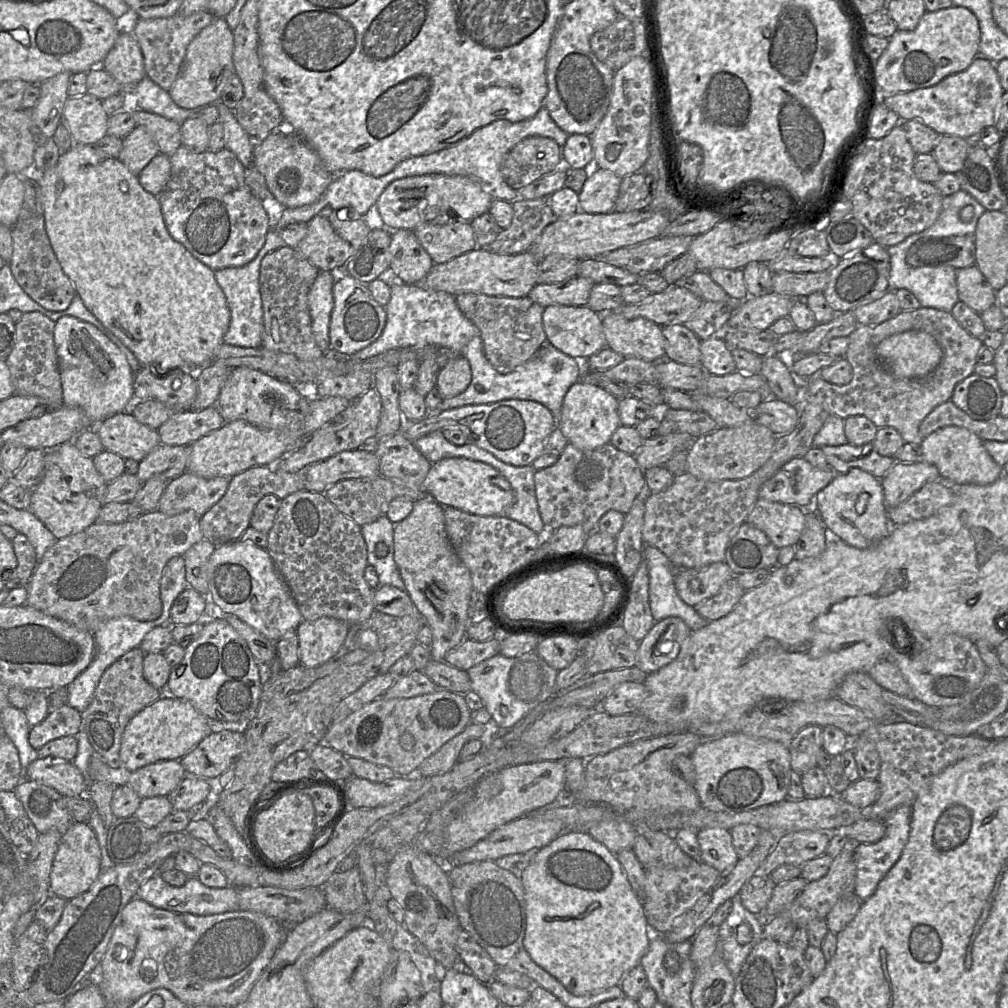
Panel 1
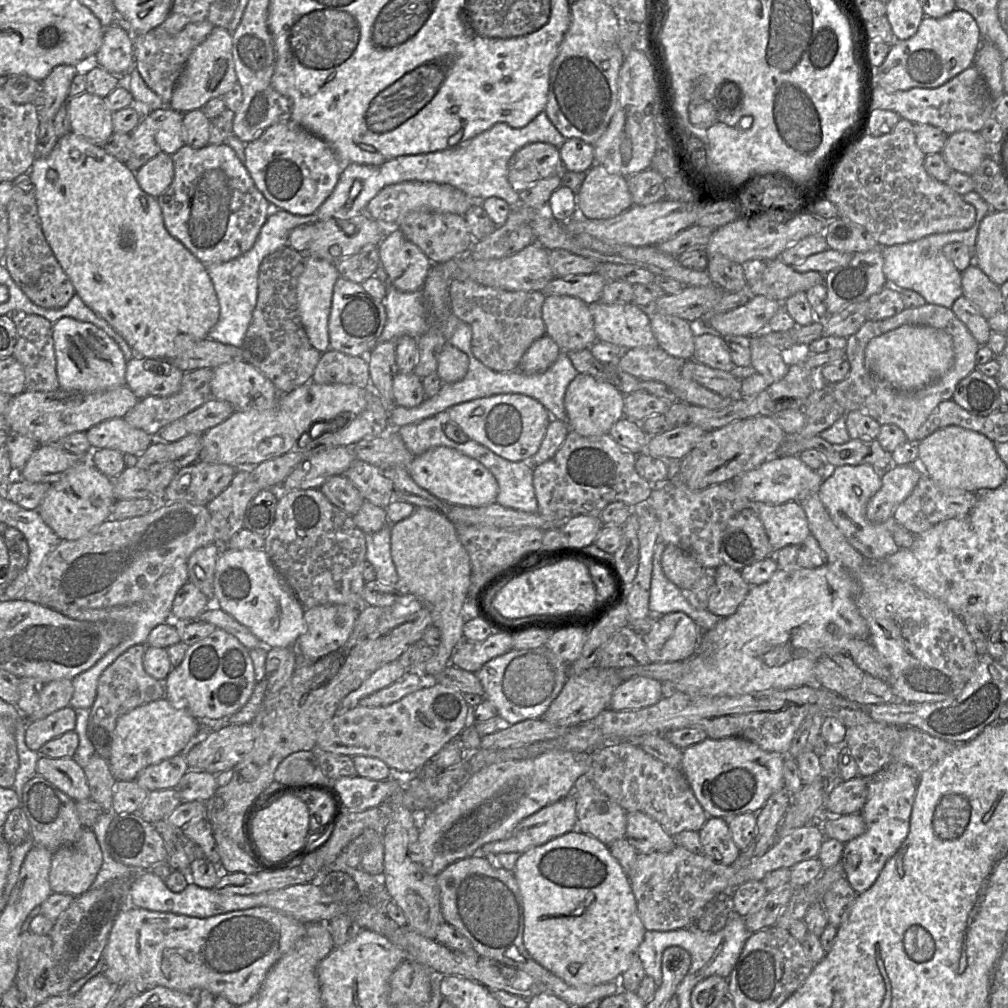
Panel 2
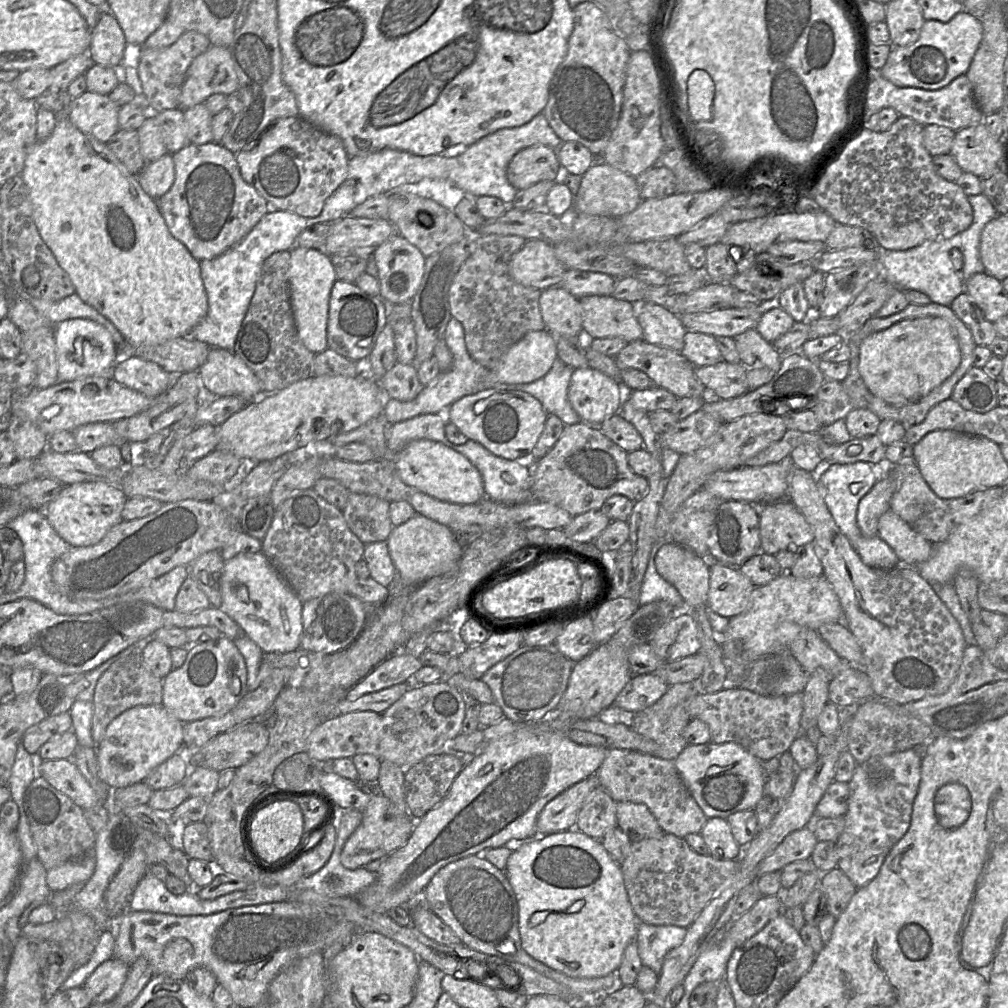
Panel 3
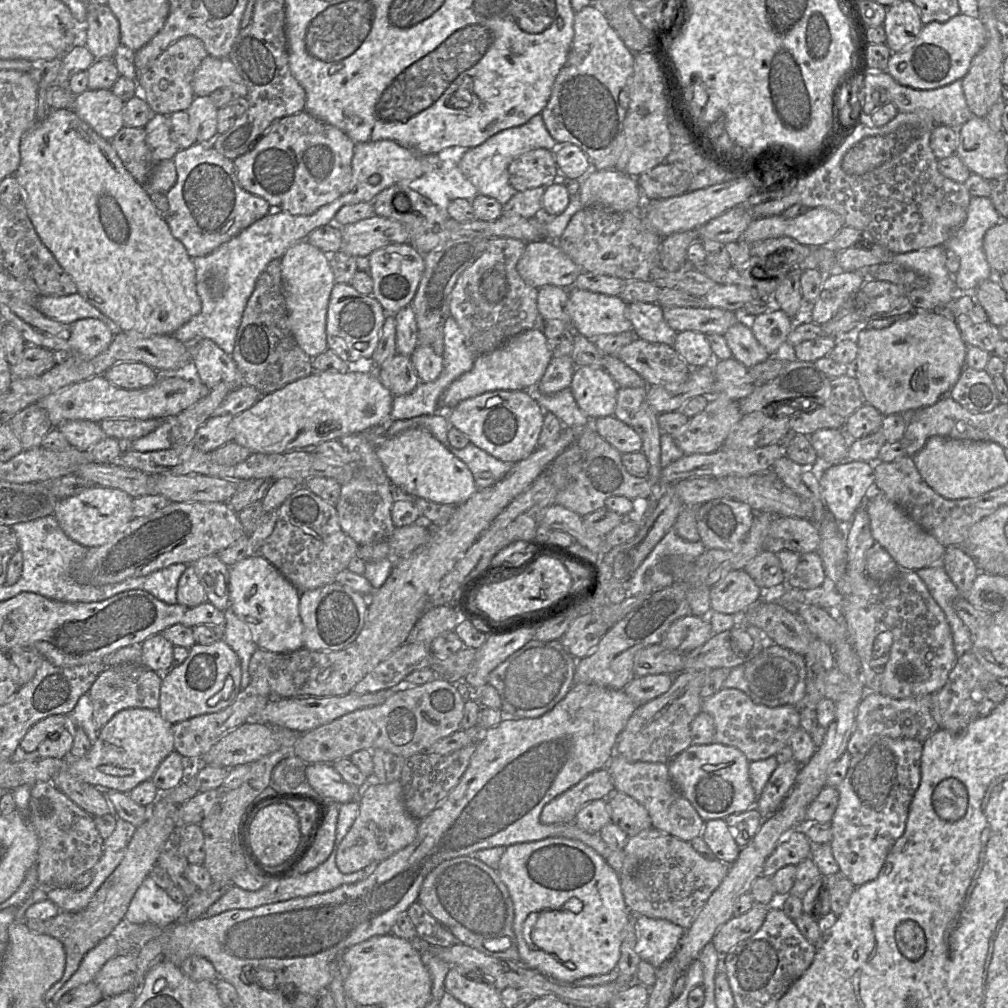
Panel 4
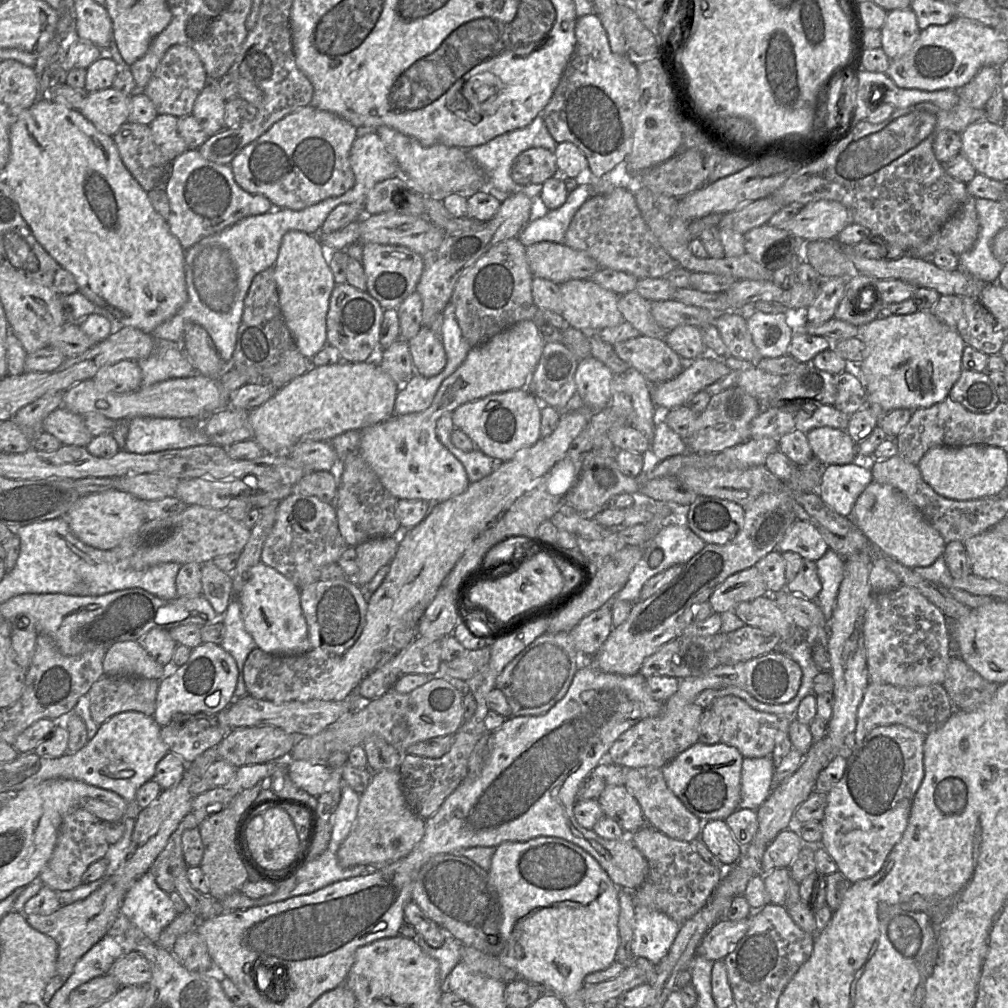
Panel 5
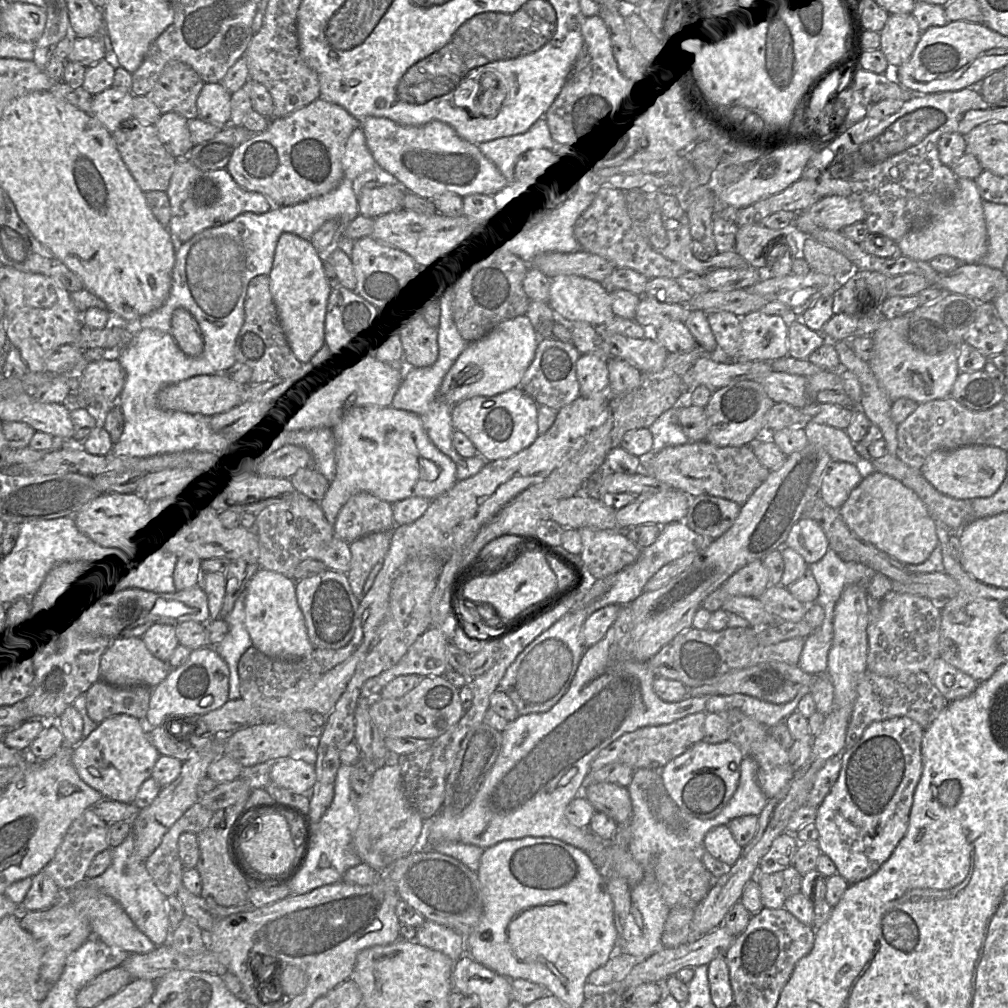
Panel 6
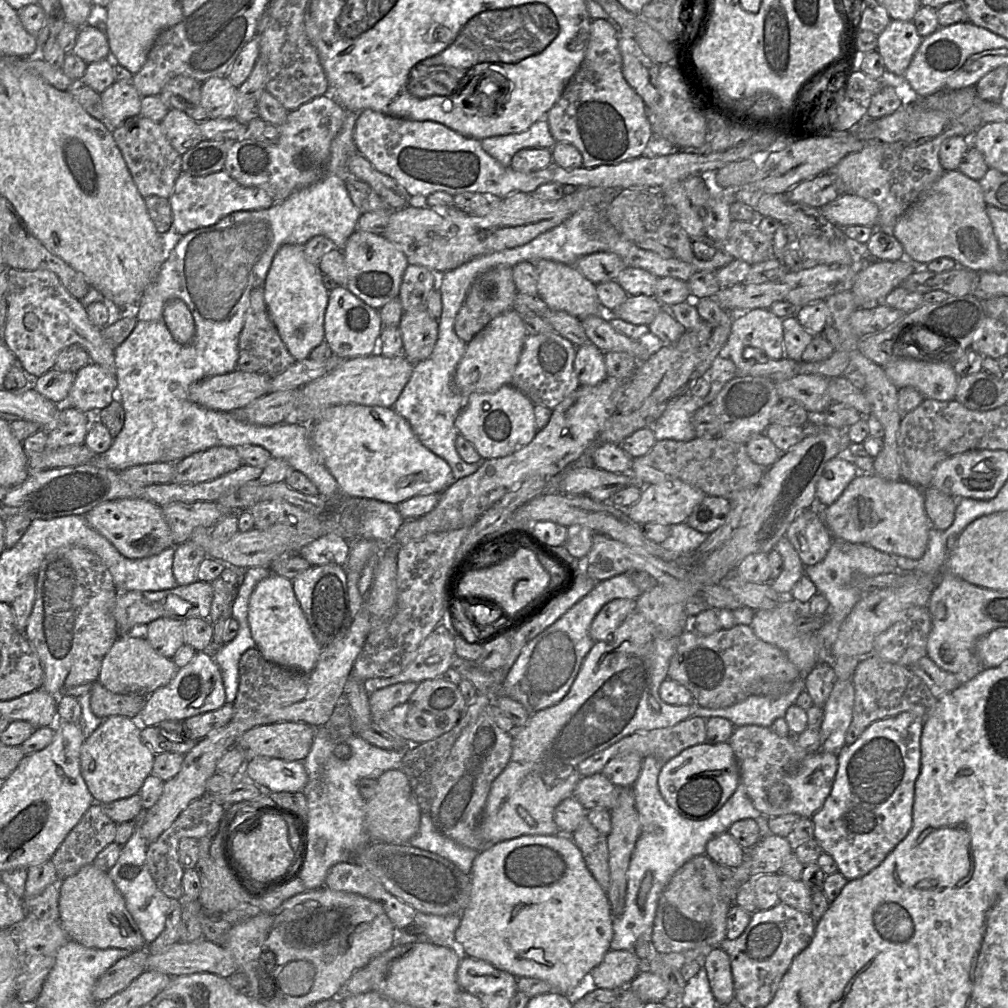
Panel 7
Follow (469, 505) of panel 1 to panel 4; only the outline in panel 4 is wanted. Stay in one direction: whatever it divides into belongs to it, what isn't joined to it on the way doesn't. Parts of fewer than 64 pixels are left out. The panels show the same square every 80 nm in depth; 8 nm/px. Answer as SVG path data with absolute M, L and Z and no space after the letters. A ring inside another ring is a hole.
M408 429L380 440L375 452L391 484L408 495L438 504L460 505L478 490L468 466L425 429Z

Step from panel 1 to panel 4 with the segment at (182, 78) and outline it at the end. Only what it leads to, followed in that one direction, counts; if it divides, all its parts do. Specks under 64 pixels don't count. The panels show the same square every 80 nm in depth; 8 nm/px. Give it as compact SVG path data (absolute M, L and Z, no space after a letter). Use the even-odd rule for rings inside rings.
M207 55L194 73L192 88L195 97L209 96L218 88L228 88L234 97L246 97L247 86L229 58Z

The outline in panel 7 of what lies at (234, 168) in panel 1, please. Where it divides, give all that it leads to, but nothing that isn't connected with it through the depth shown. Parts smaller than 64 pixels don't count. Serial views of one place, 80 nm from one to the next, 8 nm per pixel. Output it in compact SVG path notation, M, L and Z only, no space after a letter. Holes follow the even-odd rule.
M223 169L206 176L181 172L168 200L172 210L172 230L178 236L212 226L233 212L262 210L274 204L273 198L264 189L242 186Z

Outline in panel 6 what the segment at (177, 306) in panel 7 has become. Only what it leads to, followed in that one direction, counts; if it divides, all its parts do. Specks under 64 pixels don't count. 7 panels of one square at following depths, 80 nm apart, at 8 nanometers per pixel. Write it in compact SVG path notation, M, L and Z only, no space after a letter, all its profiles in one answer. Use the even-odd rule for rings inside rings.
M186 309L174 310L171 317L171 335L185 354L197 357L203 352L203 334L198 322Z

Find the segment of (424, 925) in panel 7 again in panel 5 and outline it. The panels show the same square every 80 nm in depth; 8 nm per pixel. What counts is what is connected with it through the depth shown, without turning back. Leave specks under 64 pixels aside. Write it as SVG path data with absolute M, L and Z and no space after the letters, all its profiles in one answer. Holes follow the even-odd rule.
M446 932L444 944L439 948L430 946L422 937L415 936L413 938L421 949L438 961L439 978L444 991L447 989L447 978L453 968L461 961L462 944L458 942L450 933Z

